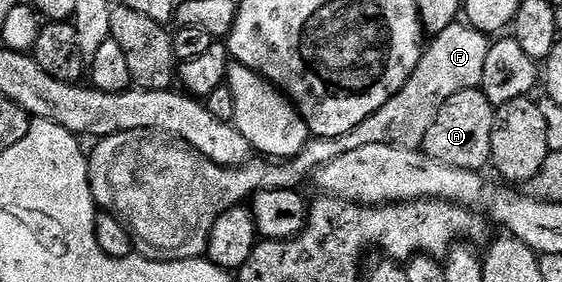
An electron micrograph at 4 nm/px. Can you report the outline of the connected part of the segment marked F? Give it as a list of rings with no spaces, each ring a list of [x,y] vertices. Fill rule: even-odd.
[[[457,23],[446,27],[446,31],[435,34],[427,42],[425,51],[420,56],[418,67],[414,67],[402,91],[398,91],[398,95],[394,95],[394,99],[390,99],[377,113],[370,115],[370,119],[363,121],[353,133],[347,133],[344,137],[312,139],[300,154],[280,164],[269,163],[264,159],[258,159],[260,161],[249,159],[239,167],[219,165],[201,153],[197,153],[196,150],[189,149],[183,143],[173,143],[171,140],[149,135],[143,129],[99,138],[93,144],[96,146],[90,149],[88,159],[92,198],[96,200],[101,210],[115,213],[127,225],[128,230],[132,233],[137,254],[157,261],[185,261],[195,257],[204,257],[208,252],[210,231],[214,231],[214,223],[218,223],[220,216],[233,209],[234,206],[247,202],[263,189],[269,187],[290,189],[299,186],[299,181],[307,173],[308,176],[315,174],[316,170],[330,163],[330,159],[346,151],[354,151],[358,147],[400,145],[403,149],[420,149],[426,139],[426,131],[430,131],[430,123],[434,123],[446,99],[450,99],[450,95],[458,95],[458,91],[481,88],[482,71],[486,68],[489,44],[489,38],[485,34],[478,32],[467,23]]]

